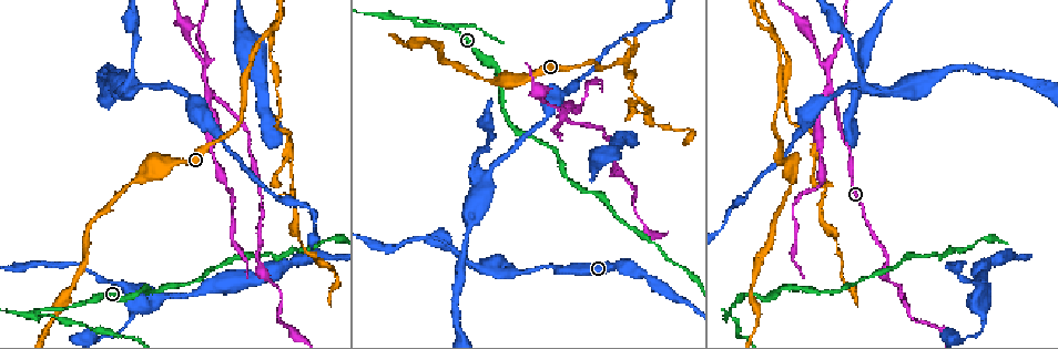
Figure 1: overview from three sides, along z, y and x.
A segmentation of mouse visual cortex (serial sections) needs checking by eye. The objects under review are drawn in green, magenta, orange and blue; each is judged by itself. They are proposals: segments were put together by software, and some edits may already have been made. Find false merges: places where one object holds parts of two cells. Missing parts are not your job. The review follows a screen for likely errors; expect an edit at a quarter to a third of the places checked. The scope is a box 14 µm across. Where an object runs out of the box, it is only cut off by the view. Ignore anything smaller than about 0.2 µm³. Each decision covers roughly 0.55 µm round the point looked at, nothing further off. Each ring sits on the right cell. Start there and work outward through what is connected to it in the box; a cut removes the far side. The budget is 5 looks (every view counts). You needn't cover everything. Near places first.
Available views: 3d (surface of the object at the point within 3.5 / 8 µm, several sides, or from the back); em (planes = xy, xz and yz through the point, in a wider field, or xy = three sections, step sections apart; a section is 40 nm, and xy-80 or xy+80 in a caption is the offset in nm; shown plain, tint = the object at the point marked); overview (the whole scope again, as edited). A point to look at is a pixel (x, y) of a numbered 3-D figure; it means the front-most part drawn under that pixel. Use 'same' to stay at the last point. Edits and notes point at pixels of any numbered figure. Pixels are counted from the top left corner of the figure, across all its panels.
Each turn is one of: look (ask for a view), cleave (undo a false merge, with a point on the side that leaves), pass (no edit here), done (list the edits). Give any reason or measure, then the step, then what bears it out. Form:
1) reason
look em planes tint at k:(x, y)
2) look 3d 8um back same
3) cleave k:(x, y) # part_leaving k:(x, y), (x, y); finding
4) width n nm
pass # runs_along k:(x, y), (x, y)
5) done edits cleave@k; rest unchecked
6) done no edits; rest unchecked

sharp bend
look 3d 8um at 1:(830, 91)

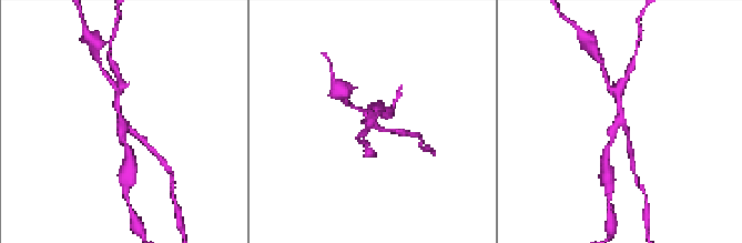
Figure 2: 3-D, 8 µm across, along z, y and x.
look em xy step 2 tint at 2:(376, 124)

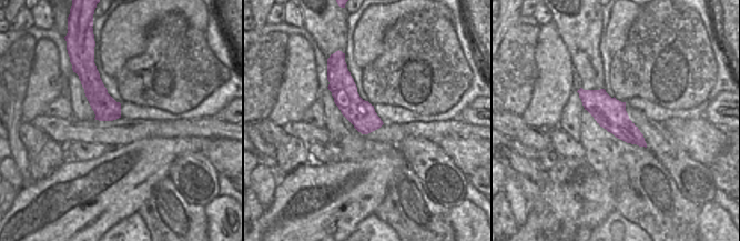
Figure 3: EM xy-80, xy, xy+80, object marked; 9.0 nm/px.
arm_widths 150, 150, 200 nm
cleave 2:(378, 109) # part_leaving 2:(619, 124), (612, 130), (606, 165); two cells meet here

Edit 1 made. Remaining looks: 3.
four arms meet
look 3d 3.5um at 1:(773, 39)

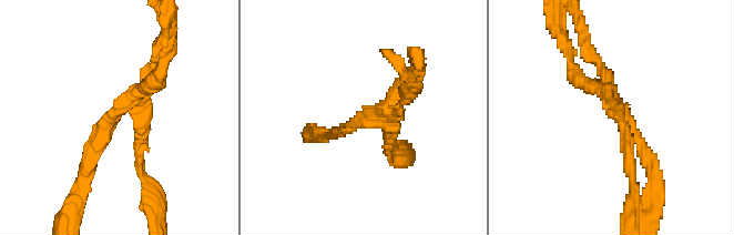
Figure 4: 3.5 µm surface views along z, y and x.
arms 4; arm_widths 150, 150, 200, 200 nm; now the EM
look em xy step 2 tint at 4:(118, 112)

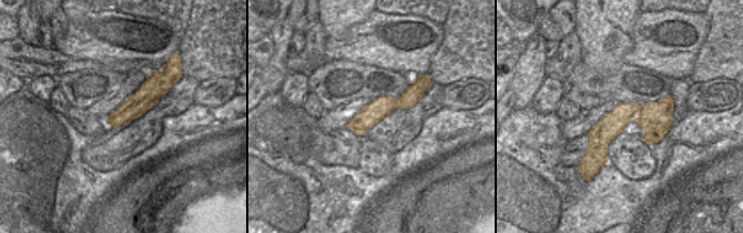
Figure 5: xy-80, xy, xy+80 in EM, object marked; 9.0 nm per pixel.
another direction
look em xy step 3 tint same

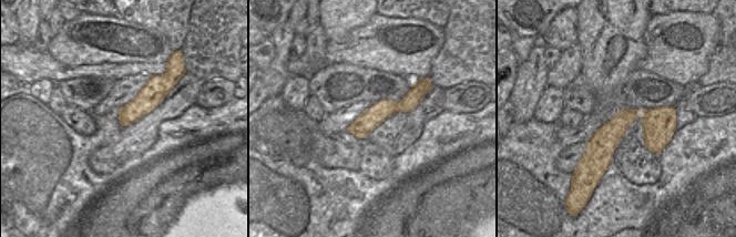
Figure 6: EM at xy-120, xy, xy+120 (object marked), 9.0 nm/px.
cleave 4:(587, 41) # part_leaving 4:(627, 116), (650, 154), (652, 205); a second cell is stuck on

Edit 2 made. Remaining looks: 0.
done edits cleave@2, cleave@4; rest unchecked

